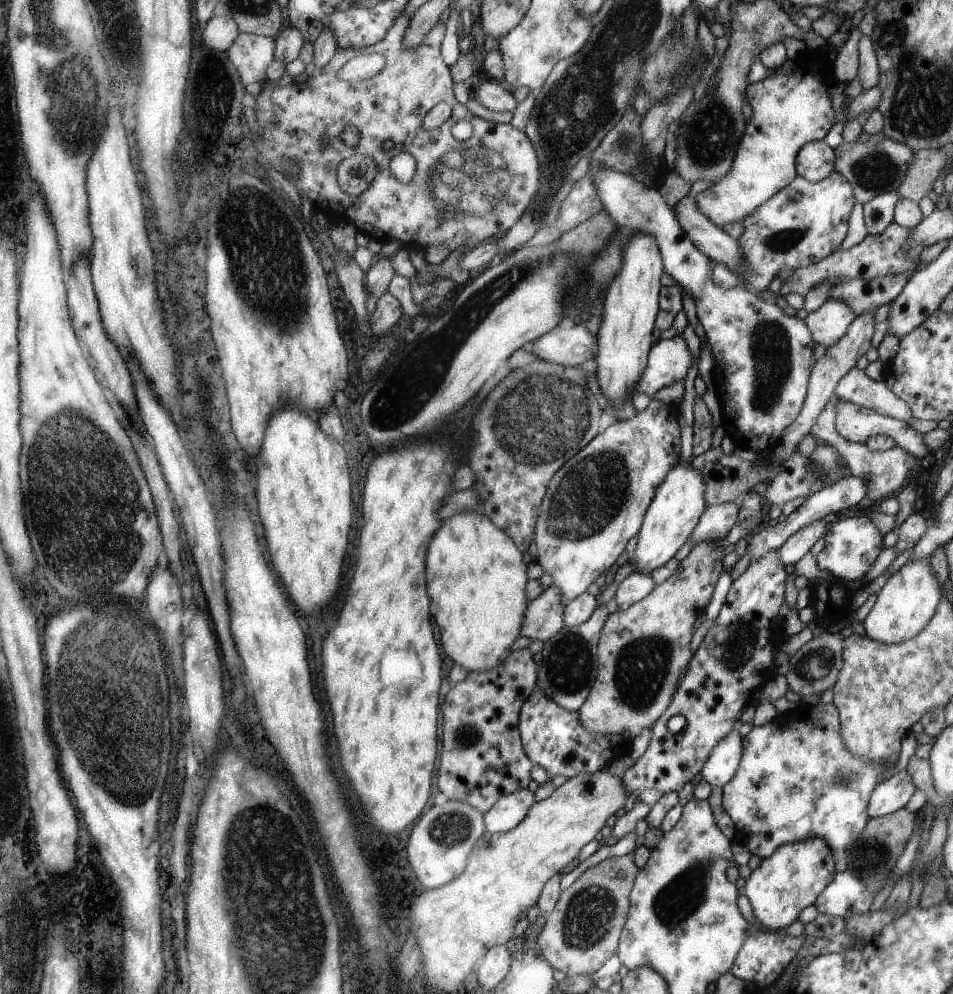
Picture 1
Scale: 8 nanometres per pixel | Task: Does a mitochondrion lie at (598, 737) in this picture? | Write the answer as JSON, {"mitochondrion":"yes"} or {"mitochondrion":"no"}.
{"mitochondrion":"no"}

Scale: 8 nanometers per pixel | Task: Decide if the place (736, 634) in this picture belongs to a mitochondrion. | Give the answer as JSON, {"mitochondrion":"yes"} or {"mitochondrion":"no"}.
{"mitochondrion":"yes"}

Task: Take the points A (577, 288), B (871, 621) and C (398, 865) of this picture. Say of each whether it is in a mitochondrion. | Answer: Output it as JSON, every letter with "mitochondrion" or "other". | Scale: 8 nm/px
{"A":"mitochondrion","B":"other","C":"other"}

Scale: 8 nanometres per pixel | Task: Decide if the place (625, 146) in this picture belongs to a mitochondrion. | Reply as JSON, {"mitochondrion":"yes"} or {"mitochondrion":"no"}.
{"mitochondrion":"yes"}

